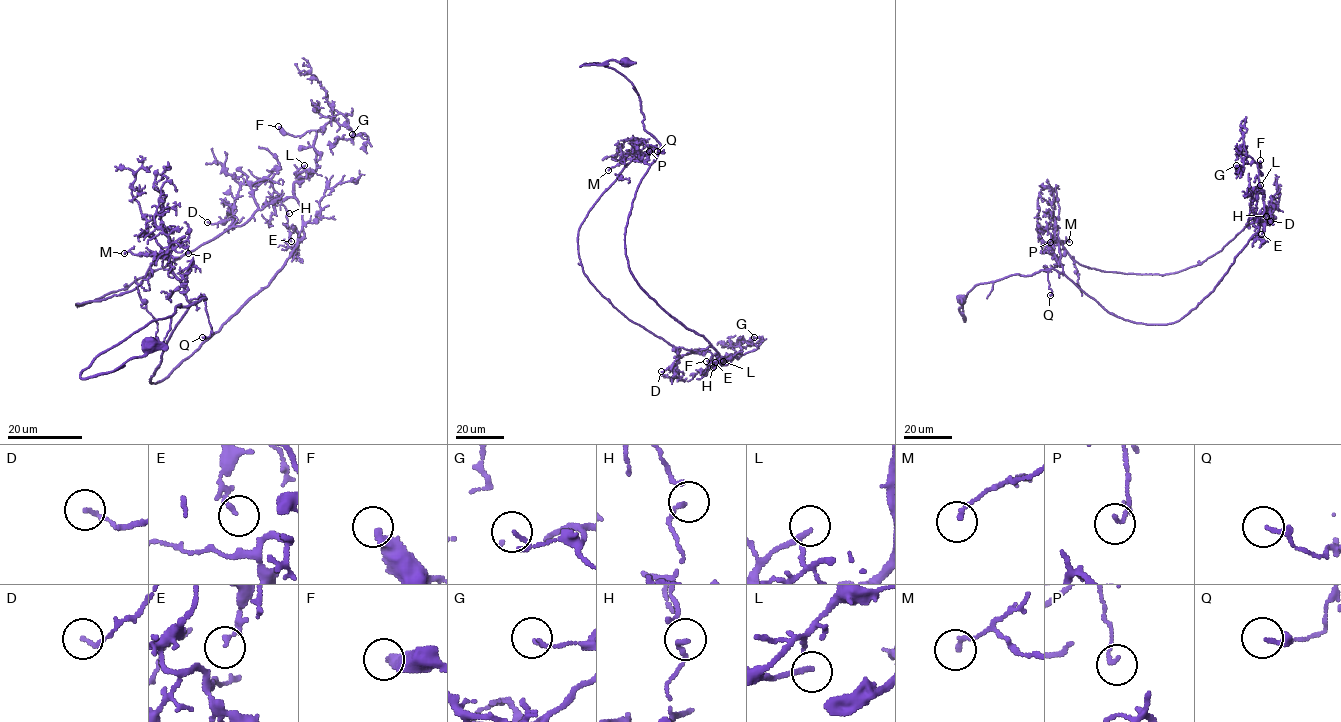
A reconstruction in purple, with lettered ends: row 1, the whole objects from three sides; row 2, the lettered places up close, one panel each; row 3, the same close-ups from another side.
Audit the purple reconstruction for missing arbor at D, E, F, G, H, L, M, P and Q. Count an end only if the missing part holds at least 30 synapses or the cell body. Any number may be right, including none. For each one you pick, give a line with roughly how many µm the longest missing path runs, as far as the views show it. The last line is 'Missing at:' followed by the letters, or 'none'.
F: missing 25 µm
L: missing 20 µm
Missing at: F, L

